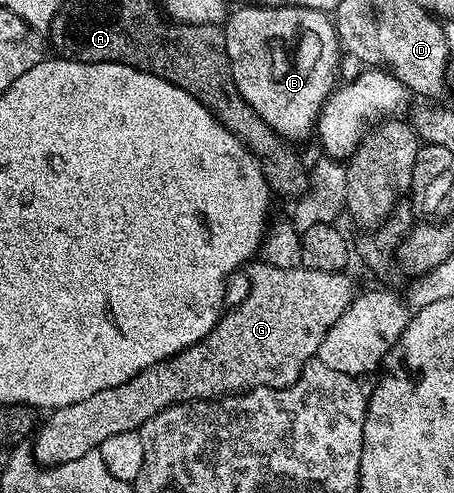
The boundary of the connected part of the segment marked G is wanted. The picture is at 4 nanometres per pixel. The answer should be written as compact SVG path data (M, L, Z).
M264 262L250 263L247 271L250 278L247 298L237 307L230 307L202 340L175 353L171 359L135 374L135 378L119 386L99 390L99 394L91 394L91 398L83 398L83 402L52 409L48 413L49 421L42 428L40 425L36 433L36 455L50 465L62 464L74 458L83 458L89 452L97 452L109 435L140 430L143 422L155 418L155 414L167 410L172 404L219 400L249 392L253 388L286 388L296 382L310 360L318 355L325 335L353 305L353 280L345 272L324 272L304 266L280 268Z

